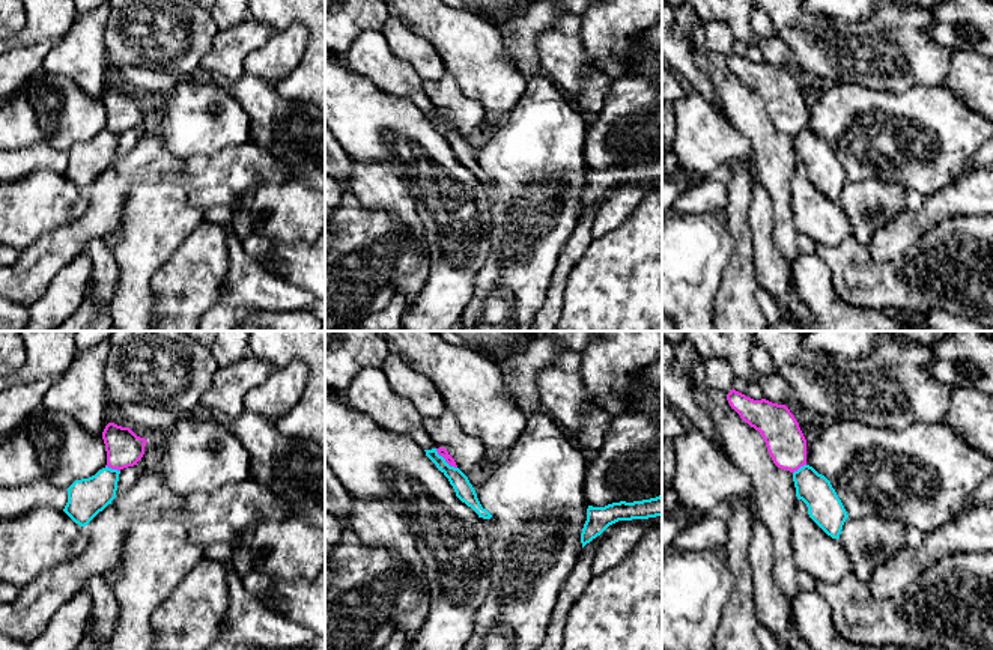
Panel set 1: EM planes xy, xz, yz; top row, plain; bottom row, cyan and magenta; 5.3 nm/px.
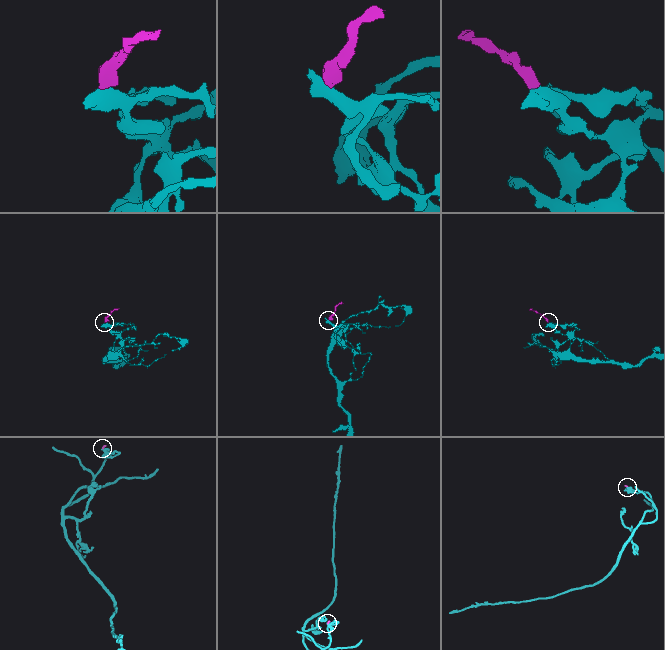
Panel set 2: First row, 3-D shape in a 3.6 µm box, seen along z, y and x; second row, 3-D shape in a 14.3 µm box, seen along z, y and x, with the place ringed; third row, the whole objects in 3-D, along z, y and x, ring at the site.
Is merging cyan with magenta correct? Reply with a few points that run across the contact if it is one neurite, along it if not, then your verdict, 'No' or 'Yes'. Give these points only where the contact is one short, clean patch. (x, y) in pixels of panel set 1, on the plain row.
Line: xz (435, 112), (456, 131). No

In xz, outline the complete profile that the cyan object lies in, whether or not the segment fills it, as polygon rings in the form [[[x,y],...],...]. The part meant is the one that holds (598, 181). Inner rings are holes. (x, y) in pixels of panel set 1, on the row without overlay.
[[[662,158],[633,166],[612,166],[605,170],[587,172],[587,184],[581,196],[582,211],[618,184],[648,182],[662,179]]]

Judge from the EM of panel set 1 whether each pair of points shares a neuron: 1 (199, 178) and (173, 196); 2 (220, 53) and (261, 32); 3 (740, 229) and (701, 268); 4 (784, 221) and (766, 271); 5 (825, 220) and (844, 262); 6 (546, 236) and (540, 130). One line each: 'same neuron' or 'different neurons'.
1: different neurons
2: same neuron
3: different neurons
4: different neurons
5: different neurons
6: same neuron

